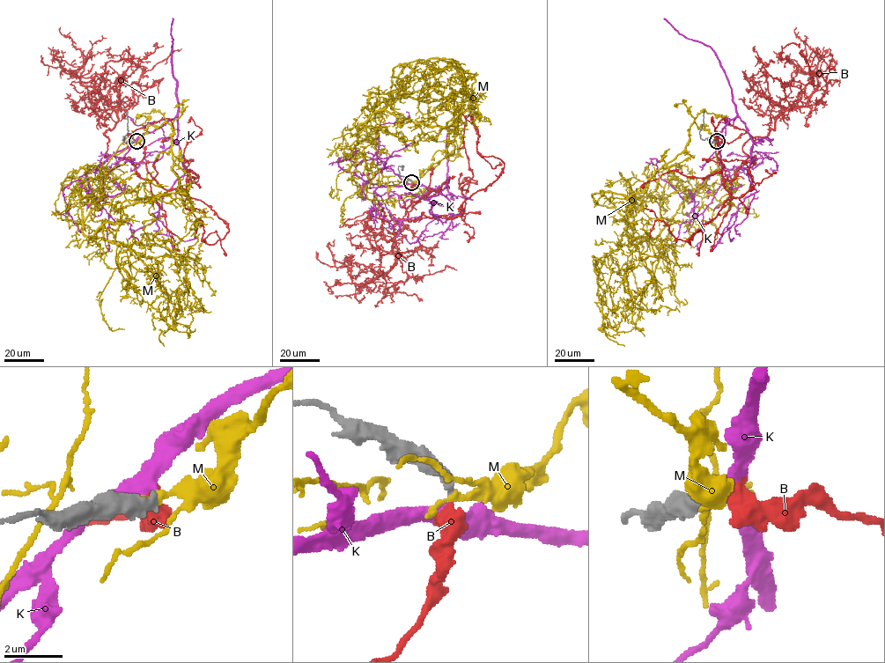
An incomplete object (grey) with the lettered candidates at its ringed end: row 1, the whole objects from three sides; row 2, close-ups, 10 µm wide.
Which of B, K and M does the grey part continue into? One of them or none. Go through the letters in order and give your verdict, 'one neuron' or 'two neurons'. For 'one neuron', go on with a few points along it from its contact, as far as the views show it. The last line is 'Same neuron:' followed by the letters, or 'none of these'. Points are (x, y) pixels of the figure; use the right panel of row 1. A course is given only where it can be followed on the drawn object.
B: two neurons
K: one neuron; course (717, 140), (737, 116), (752, 143), (748, 174), (755, 191), (731, 217), (727, 225), (730, 240), (733, 238)
M: two neurons
Same neuron: K

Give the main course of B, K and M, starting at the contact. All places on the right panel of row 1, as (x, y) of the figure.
B: (717, 141), (748, 132), (753, 164), (742, 145), (807, 105), (813, 81), (780, 55), (800, 46)
K: (717, 140), (737, 116), (752, 143), (748, 174), (755, 191), (731, 217), (727, 225), (730, 240), (733, 238)
M: (716, 141), (694, 122), (640, 193), (593, 197), (631, 215), (637, 242), (711, 172), (741, 185), (734, 203)

